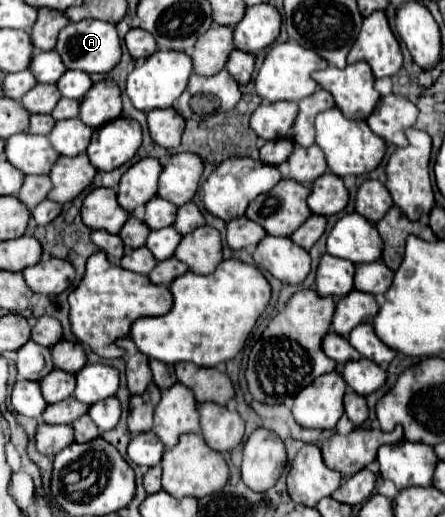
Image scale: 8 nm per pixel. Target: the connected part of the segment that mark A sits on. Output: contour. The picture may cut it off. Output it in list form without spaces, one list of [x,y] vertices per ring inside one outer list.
[[[82,20],[82,22],[70,22],[58,36],[56,52],[62,56],[62,62],[70,70],[82,70],[82,72],[110,72],[122,56],[120,50],[120,38],[116,34],[116,26],[104,20]]]

